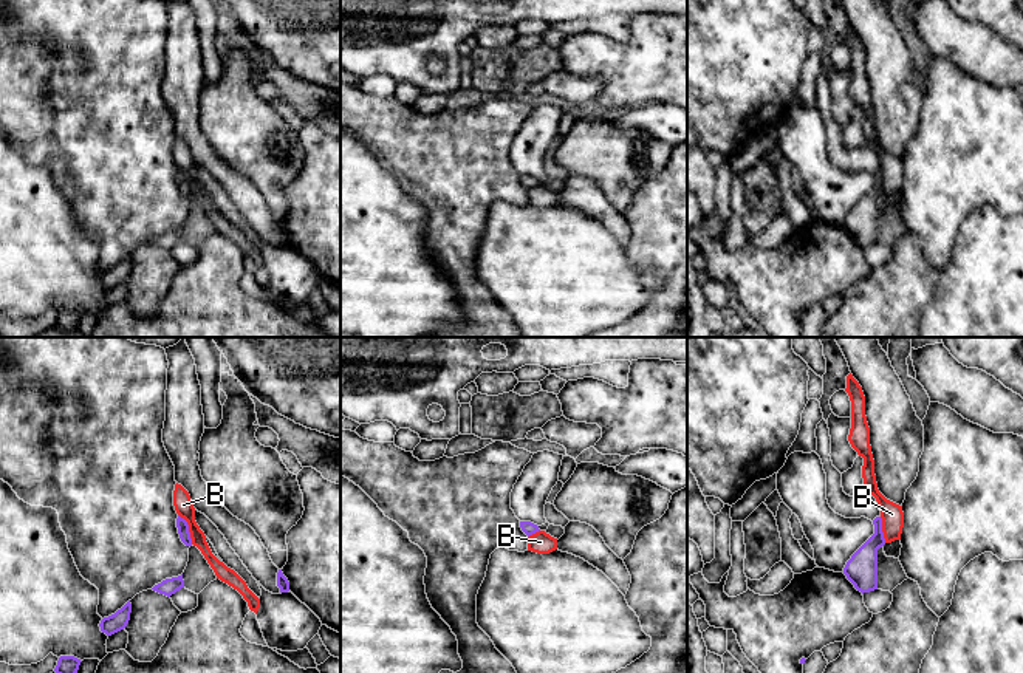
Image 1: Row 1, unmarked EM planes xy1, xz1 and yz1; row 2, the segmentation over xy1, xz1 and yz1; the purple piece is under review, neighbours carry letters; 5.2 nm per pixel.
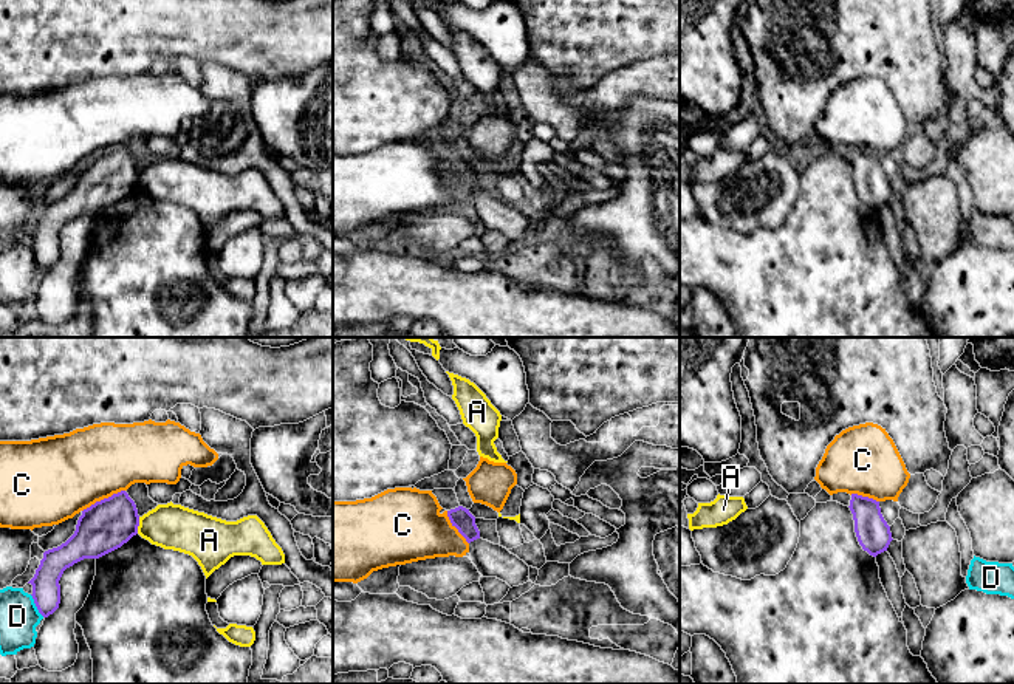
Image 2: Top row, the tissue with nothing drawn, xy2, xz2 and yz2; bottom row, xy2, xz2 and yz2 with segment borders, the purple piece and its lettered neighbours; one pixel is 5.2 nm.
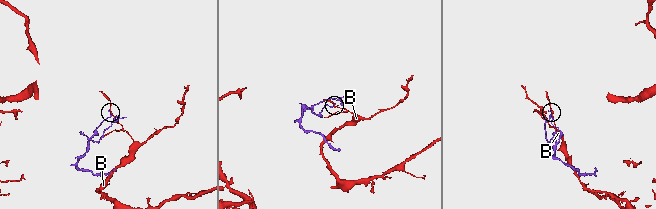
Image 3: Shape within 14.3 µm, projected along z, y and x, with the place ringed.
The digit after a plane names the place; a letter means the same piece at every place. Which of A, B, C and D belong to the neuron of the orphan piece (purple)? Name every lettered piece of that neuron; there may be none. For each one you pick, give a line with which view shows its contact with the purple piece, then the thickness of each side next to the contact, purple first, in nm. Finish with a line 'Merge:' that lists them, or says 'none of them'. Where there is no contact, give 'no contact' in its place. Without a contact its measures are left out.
Merge: none of them

